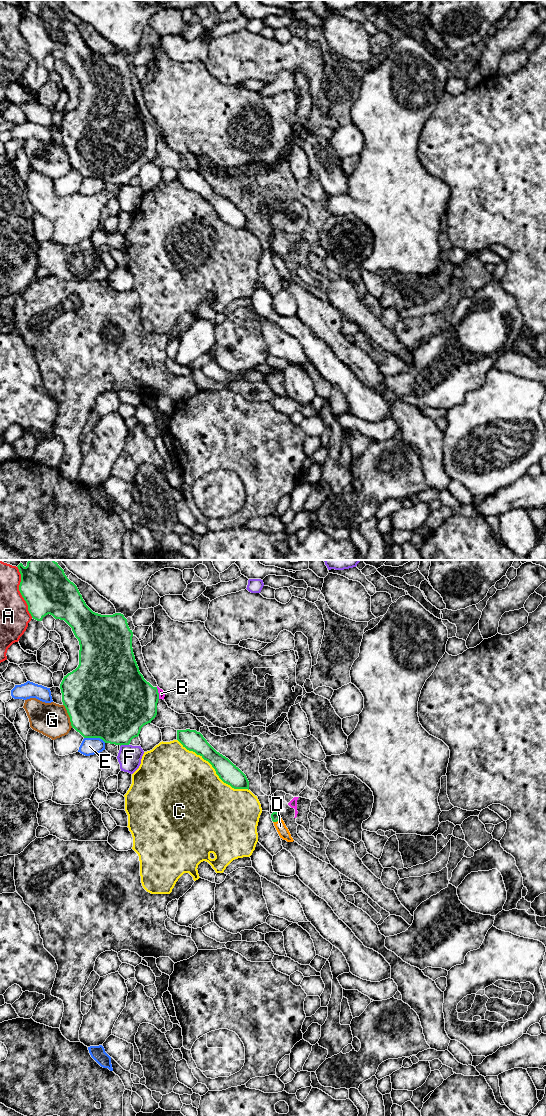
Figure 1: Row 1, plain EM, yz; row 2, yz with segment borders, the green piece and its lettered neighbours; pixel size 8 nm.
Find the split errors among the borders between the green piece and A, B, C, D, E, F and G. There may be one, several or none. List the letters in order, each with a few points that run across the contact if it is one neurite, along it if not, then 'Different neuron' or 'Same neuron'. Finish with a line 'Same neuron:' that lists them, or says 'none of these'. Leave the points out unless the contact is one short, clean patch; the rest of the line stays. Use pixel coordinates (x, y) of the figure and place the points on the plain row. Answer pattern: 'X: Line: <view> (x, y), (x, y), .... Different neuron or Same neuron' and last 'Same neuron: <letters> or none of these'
A: Different neuron
B: Different neuron
C: Different neuron
D: Line: yz (275, 256), (276, 261), (280, 266). Same neuron
E: Different neuron
F: Line: yz (128, 184), (120, 186). Different neuron
G: Line: yz (63, 144), (72, 167). Different neuron
Same neuron: D

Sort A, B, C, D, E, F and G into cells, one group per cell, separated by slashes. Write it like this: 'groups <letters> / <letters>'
groups A B / C / D / E / F / G

